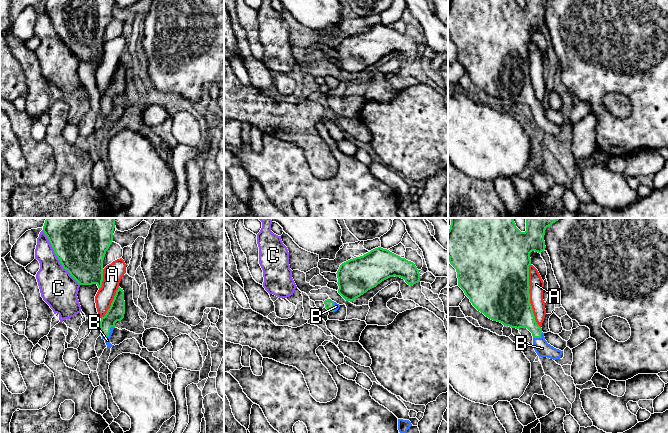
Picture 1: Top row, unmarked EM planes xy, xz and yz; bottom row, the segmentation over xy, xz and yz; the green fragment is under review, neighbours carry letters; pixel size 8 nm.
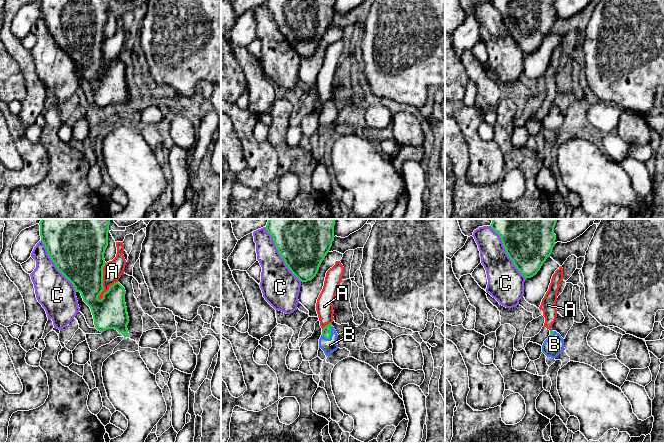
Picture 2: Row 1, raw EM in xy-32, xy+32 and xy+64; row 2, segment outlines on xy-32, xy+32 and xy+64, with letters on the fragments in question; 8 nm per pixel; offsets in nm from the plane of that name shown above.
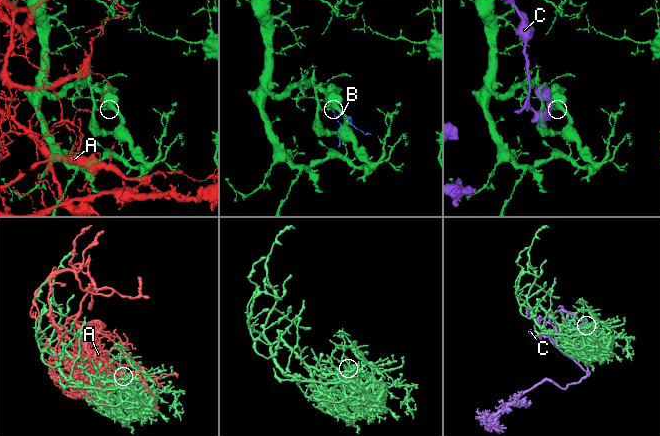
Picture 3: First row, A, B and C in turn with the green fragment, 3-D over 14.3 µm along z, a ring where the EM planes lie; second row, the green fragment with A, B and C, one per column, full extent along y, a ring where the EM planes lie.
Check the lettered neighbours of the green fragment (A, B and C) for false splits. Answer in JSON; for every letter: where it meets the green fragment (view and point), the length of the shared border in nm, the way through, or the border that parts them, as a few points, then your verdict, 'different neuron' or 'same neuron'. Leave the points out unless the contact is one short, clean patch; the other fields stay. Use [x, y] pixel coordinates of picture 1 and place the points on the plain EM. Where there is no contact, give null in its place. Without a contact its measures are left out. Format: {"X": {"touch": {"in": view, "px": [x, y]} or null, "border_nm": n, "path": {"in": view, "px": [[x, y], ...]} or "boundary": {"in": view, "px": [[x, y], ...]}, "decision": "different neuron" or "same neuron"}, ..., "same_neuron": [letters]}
{"A": {"touch": {"in": "yz", "px": [529, 71]}, "border_nm": 500, "decision": "different neuron"}, "B": {"touch": {"in": "xy", "px": [109, 108]}, "border_nm": 130, "path": {"in": "xy", "px": [[116, 88], [109, 96], [109, 108], [107, 116]]}, "decision": "same neuron"}, "C": {"touch": {"in": "xy", "px": [57, 33]}, "border_nm": 550, "decision": "different neuron"}, "same_neuron": ["B"]}

